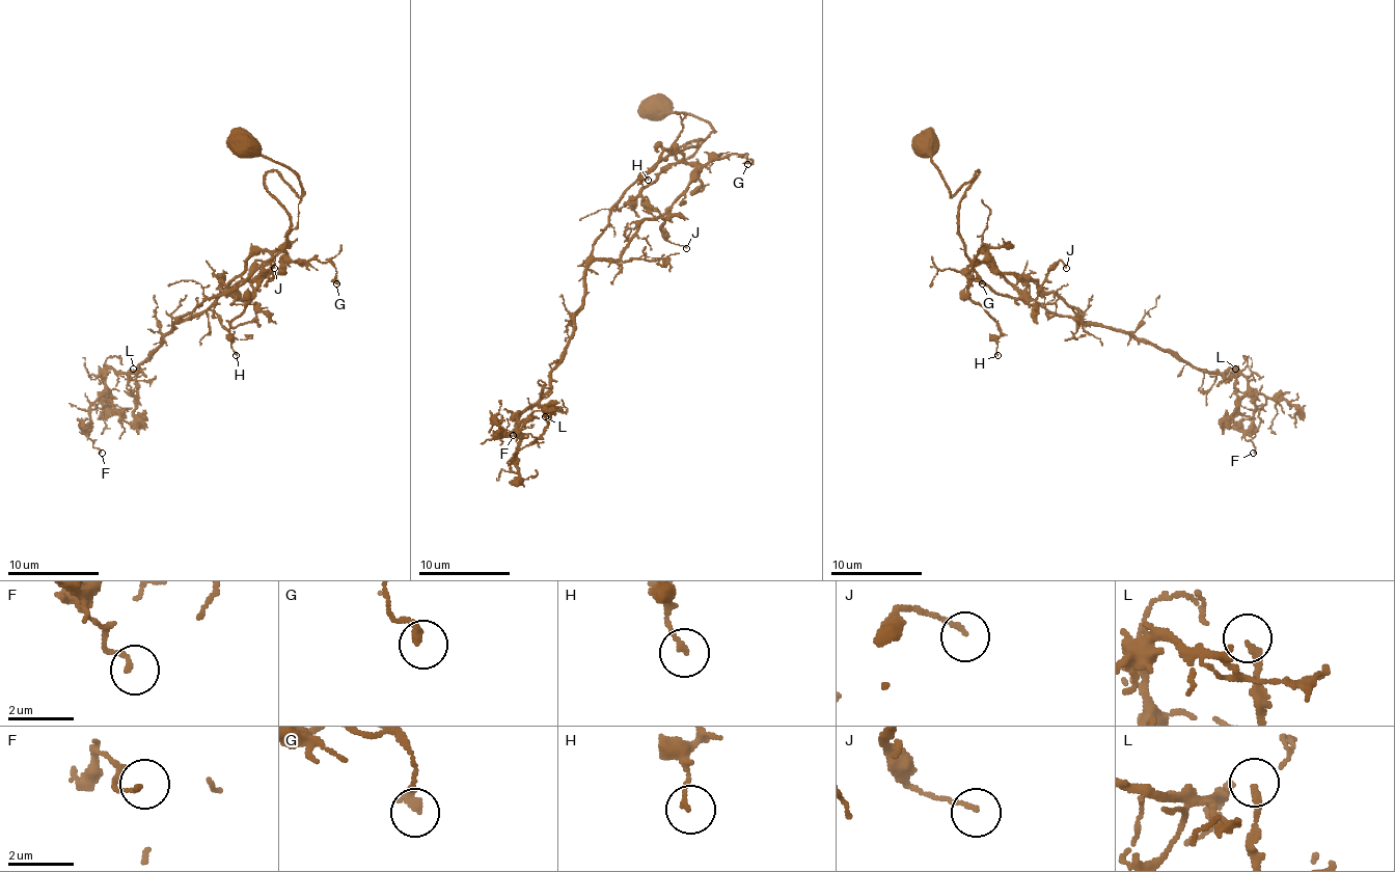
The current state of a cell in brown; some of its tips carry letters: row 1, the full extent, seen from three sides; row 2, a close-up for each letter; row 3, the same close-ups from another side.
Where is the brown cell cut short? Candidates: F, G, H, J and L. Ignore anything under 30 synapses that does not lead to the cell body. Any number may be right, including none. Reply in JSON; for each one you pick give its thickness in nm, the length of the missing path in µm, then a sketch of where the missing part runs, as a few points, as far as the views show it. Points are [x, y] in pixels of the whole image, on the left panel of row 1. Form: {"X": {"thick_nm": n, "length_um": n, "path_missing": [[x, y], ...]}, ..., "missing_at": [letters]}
{"missing_at": []}

